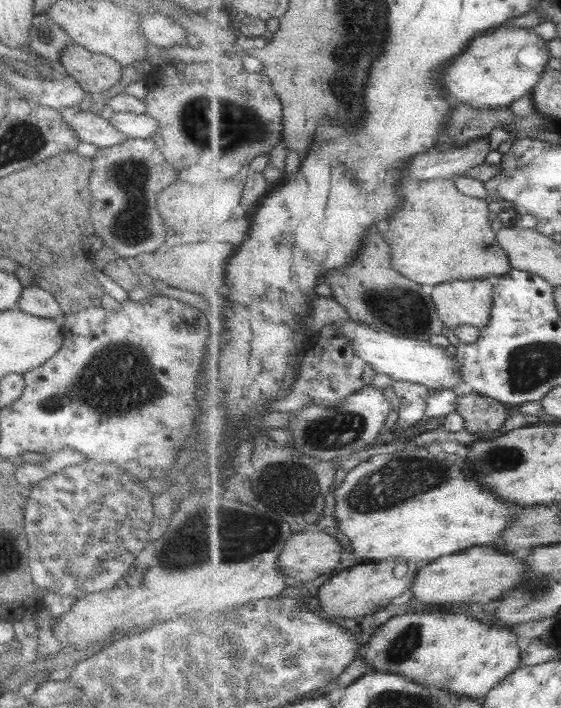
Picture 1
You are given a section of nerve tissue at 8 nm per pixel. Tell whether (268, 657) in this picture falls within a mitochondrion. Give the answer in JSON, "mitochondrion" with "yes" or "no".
{"mitochondrion":"yes"}

